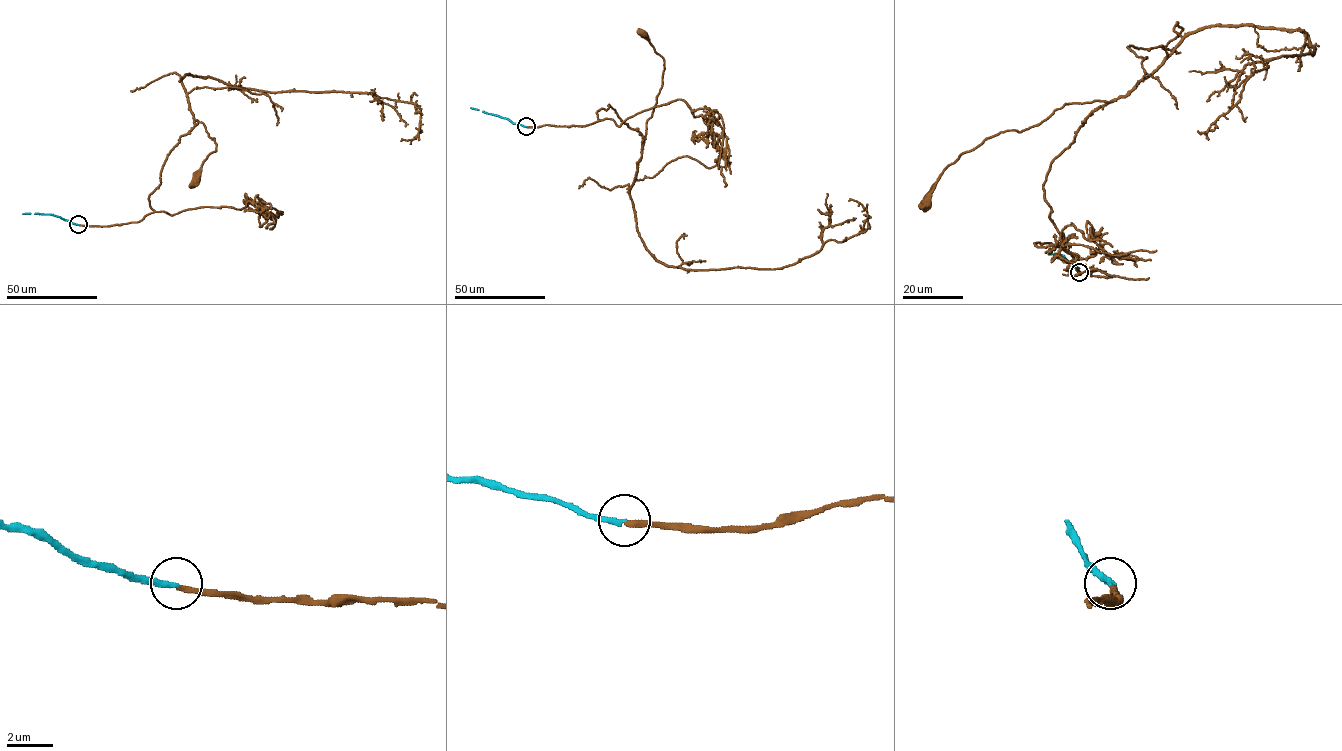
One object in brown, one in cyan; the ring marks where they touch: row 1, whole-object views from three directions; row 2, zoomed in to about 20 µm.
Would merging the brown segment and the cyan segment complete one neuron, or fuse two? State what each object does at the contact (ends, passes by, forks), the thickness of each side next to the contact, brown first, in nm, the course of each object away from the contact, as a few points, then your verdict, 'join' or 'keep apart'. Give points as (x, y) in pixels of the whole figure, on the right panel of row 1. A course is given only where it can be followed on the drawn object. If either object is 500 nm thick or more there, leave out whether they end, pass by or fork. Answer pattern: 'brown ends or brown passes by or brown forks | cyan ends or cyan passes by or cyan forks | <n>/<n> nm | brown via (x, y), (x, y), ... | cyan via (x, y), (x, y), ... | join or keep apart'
brown ends | cyan ends | 240/240 nm | brown via (1079, 272), (1043, 183), (1109, 101), (1065, 104), (1038, 124), (987, 137), (947, 167), (926, 202) | cyan via (1079, 272), (1062, 255), (1048, 254) | join

